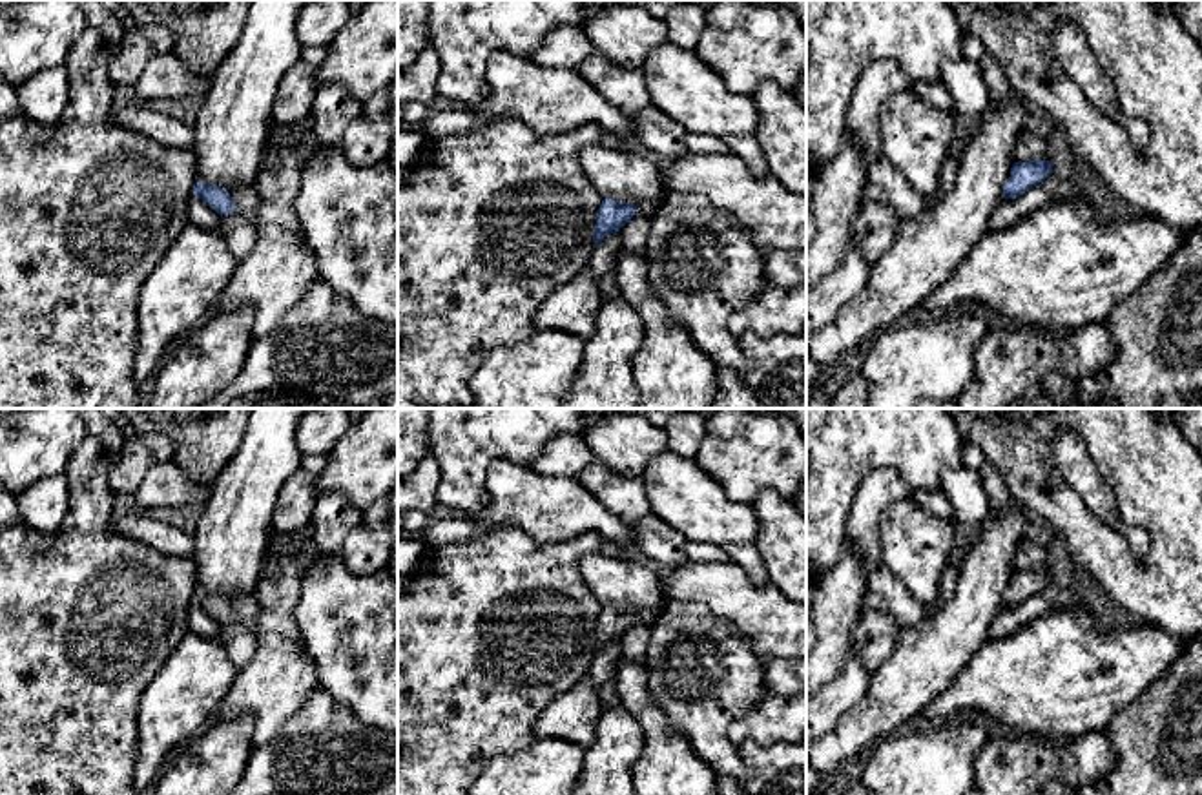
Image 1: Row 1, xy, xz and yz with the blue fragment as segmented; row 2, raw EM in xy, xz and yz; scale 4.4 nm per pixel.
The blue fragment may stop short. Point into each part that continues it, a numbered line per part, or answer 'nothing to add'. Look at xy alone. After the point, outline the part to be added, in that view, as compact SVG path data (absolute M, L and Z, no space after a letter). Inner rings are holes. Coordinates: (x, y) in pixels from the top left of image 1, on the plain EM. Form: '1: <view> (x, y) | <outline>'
1: xy (247, 609) | M246 593L235 598L228 598L228 604L235 607L235 622L243 624L252 633L255 631L259 604L254 593Z

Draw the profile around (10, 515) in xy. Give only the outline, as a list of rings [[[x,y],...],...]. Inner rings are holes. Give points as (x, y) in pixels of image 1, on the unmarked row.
[[[0,481],[0,527],[5,525],[22,527],[27,534],[27,542],[31,547],[49,549],[58,542],[58,532],[40,532],[29,529],[22,521],[16,507],[16,496],[11,494]]]

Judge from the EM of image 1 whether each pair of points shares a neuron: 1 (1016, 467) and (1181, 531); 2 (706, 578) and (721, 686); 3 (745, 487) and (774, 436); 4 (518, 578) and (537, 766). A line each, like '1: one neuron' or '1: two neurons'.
1: one neuron
2: two neurons
3: one neuron
4: two neurons

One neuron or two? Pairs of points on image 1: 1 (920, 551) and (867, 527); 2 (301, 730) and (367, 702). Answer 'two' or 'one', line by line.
1: two
2: two

